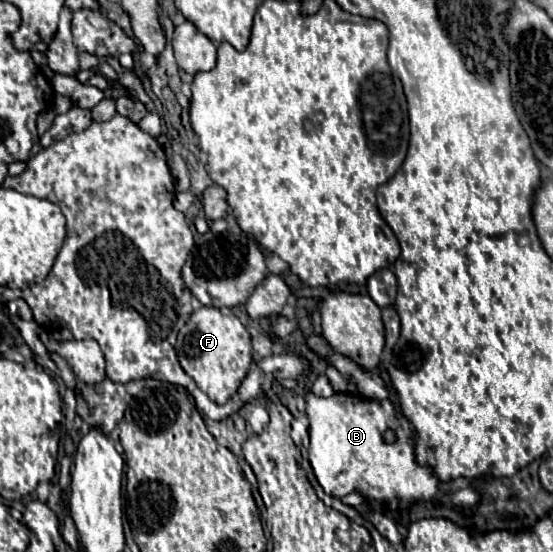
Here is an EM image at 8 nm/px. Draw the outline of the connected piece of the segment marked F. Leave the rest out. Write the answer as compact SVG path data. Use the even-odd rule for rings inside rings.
M217 307L197 309L177 337L177 359L187 375L195 379L199 389L217 405L227 403L239 389L251 365L251 337L237 317L225 315Z

